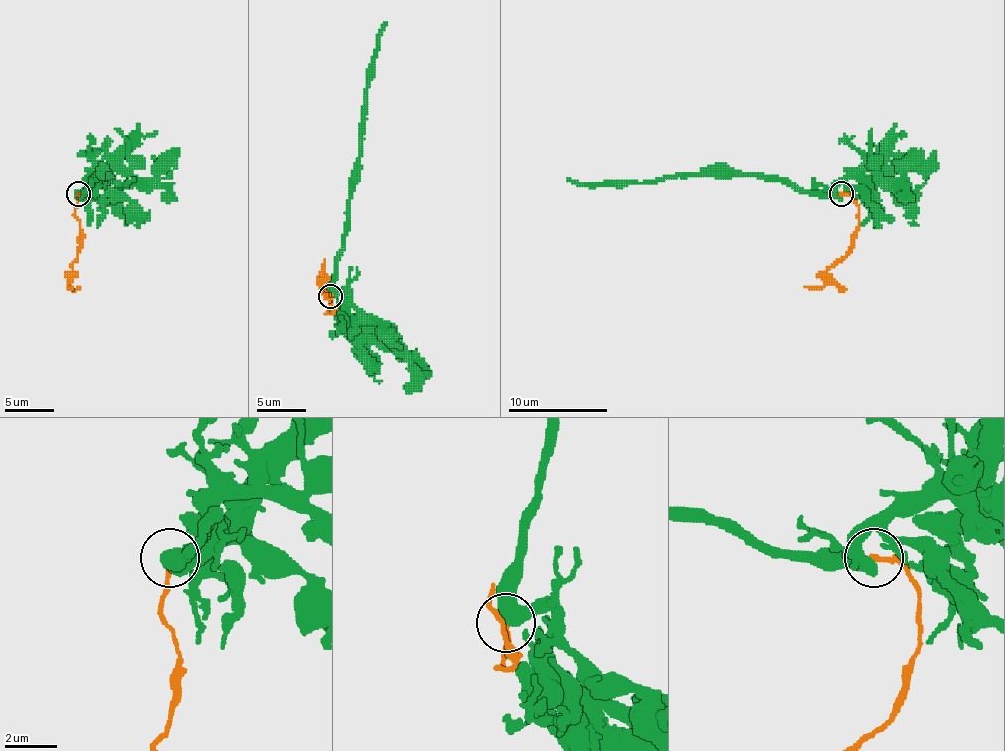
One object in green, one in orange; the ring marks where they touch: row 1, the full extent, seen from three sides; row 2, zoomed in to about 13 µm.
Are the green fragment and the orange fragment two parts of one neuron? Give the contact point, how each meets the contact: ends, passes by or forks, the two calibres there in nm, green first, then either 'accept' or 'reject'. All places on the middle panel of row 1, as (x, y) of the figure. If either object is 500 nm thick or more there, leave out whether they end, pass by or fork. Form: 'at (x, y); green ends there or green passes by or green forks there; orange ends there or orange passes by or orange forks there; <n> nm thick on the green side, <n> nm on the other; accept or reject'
at (330, 296); 500 nm thick on the green side, 180 nm on the other; reject

